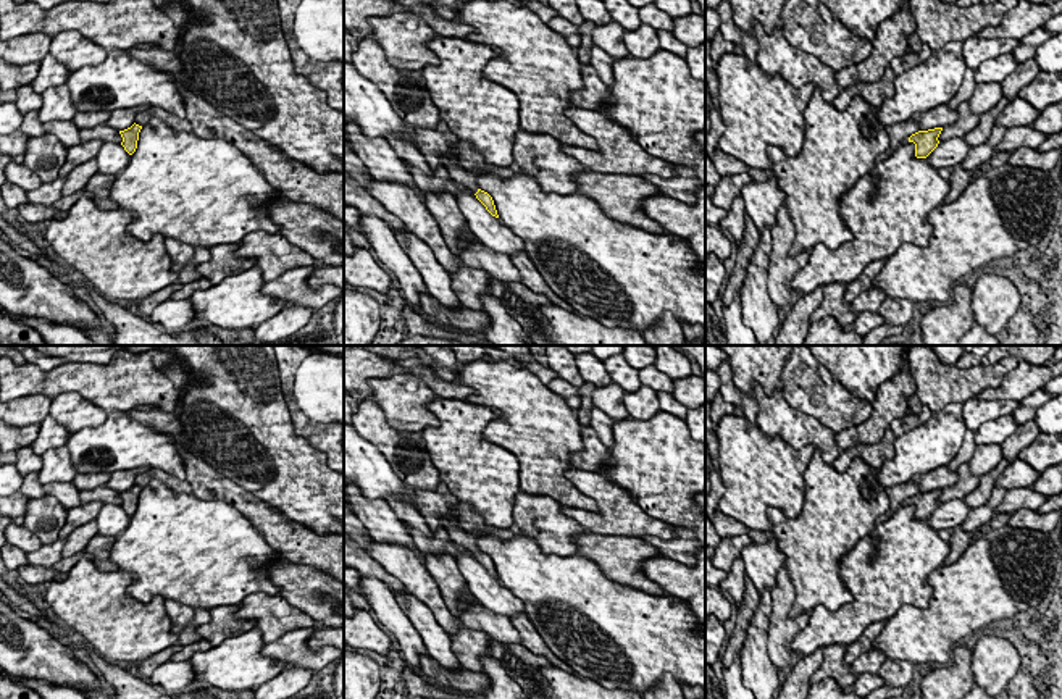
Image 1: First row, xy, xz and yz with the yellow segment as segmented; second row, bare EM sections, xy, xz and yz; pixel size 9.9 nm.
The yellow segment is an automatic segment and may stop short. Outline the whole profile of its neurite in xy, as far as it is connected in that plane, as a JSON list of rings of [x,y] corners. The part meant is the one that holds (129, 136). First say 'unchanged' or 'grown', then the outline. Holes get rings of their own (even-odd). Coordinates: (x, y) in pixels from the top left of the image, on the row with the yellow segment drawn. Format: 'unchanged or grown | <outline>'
unchanged | [[[132,124],[131,128],[119,131],[123,142],[121,145],[124,147],[124,150],[132,155],[137,149],[137,140],[139,140],[139,132],[140,132],[142,126],[139,124]]]

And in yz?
unchanged | [[[943,128],[918,131],[909,137],[909,142],[915,144],[917,158],[926,158],[938,147],[941,131]]]

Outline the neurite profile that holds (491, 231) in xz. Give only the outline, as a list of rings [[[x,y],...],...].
[[[460,187],[455,200],[471,232],[487,249],[508,257],[513,253],[526,253],[523,239],[515,236],[499,218],[492,216],[473,190]]]

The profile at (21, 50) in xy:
[[[42,32],[0,39],[0,58],[10,65],[24,66],[42,61],[50,50],[52,37]]]

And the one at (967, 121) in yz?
[[[968,100],[962,102],[955,110],[959,113],[959,119],[943,128],[938,137],[939,142],[952,137],[964,137],[978,126],[981,115],[975,115],[970,111]]]

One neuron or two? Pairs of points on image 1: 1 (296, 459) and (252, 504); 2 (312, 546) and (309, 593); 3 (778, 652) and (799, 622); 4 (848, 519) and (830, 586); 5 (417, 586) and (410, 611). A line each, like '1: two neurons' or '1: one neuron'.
1: two neurons
2: two neurons
3: one neuron
4: one neuron
5: two neurons

